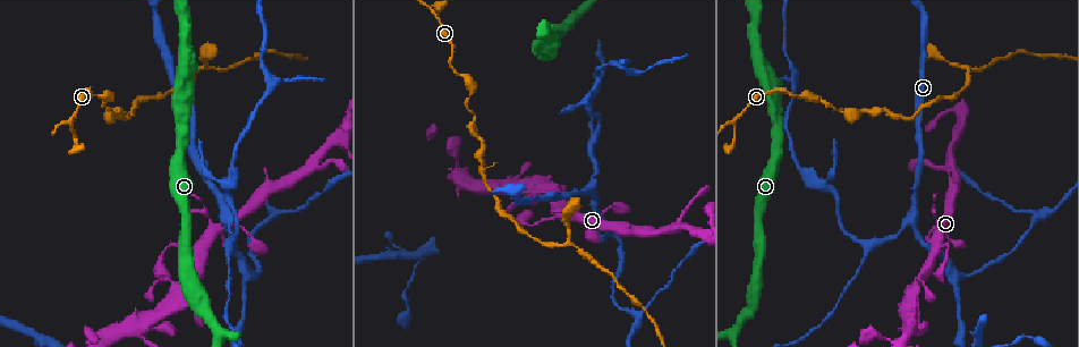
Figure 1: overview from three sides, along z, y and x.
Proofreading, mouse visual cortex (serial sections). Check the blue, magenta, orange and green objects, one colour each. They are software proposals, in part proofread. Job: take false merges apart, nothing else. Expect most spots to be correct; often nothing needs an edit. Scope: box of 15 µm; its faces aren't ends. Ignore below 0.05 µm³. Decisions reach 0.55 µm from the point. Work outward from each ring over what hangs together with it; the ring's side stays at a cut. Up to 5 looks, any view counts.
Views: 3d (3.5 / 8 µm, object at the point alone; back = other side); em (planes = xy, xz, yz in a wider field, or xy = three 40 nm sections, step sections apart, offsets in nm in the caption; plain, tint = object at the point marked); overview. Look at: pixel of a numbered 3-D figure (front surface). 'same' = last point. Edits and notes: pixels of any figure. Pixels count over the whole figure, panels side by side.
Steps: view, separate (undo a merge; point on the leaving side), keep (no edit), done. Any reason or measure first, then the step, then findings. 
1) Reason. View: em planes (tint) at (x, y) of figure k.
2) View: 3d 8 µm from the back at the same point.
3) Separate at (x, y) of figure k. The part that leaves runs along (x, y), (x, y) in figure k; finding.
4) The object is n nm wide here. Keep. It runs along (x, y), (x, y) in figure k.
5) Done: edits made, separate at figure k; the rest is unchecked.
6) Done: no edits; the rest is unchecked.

A narrow waist. View: em xy step 3 (tint) at (592, 189) of figure 1.

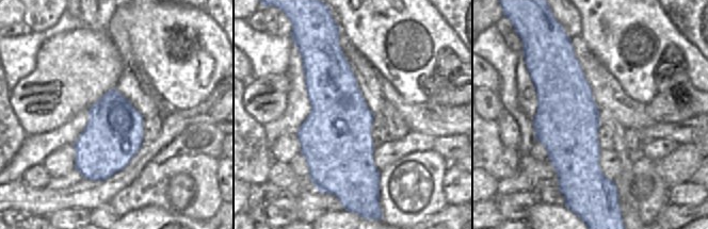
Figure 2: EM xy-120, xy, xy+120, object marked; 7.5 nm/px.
See where the arms go. View: 3d 3.5 µm at the same point.

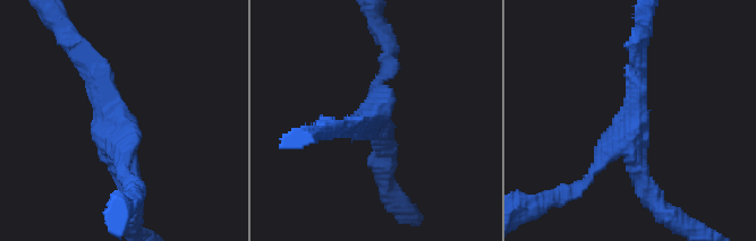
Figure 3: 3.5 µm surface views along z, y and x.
The object is 550 nm wide here. Keep. It runs along (636, 74), (634, 129), (575, 188) in figure 3; continuous, no second cell.

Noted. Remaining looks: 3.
Thin neck. View: 3d 3.5 µm from the back at (228, 268) of figure 1.

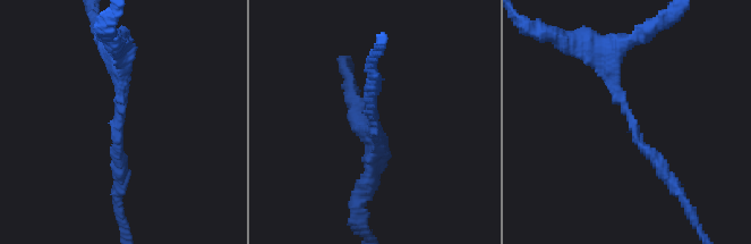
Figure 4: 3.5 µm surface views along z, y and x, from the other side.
The arms are 200, 250 nm wide. View: em xy step 1 (tint) at (117, 123) of figure 4.

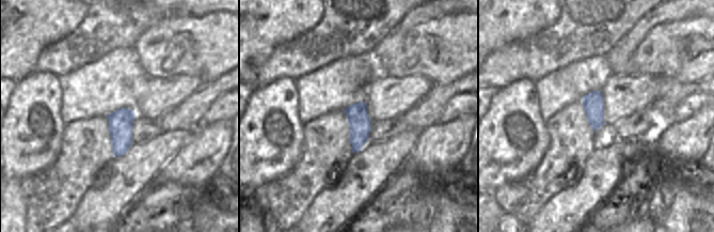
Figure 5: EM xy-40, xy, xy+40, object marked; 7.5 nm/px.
Keep. It runs along (604, 48), (636, 139), (673, 184) in figure 4; all the same cell.

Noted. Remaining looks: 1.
Done: no edits; the rest is unchecked.

